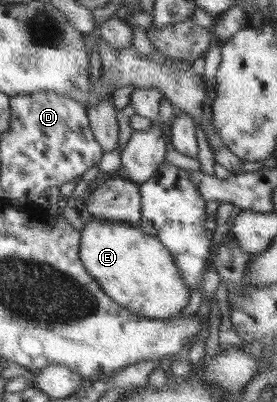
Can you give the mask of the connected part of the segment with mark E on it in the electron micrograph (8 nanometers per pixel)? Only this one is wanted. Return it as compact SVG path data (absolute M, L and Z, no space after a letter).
M85 217L82 229L79 260L107 297L139 317L179 318L191 293L181 280L168 248L158 238L143 232L139 226L88 217Z

